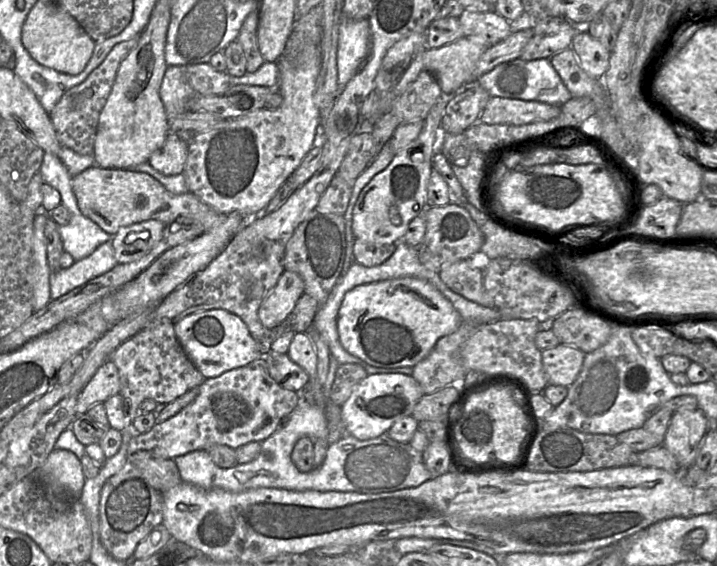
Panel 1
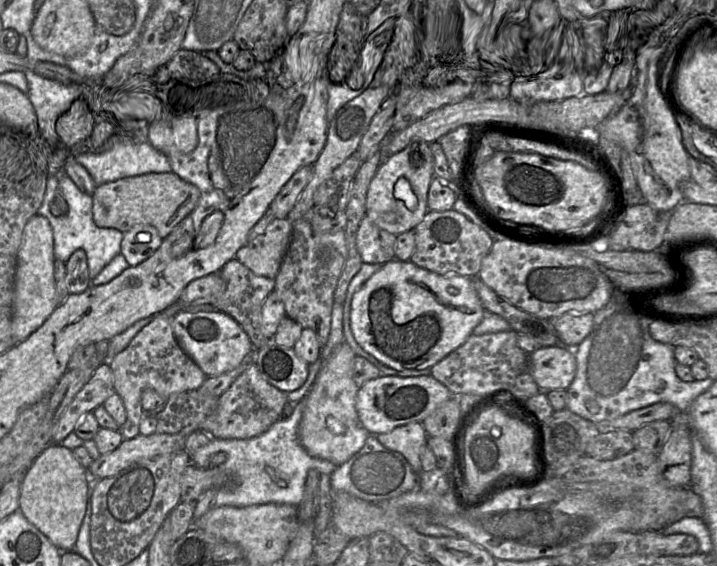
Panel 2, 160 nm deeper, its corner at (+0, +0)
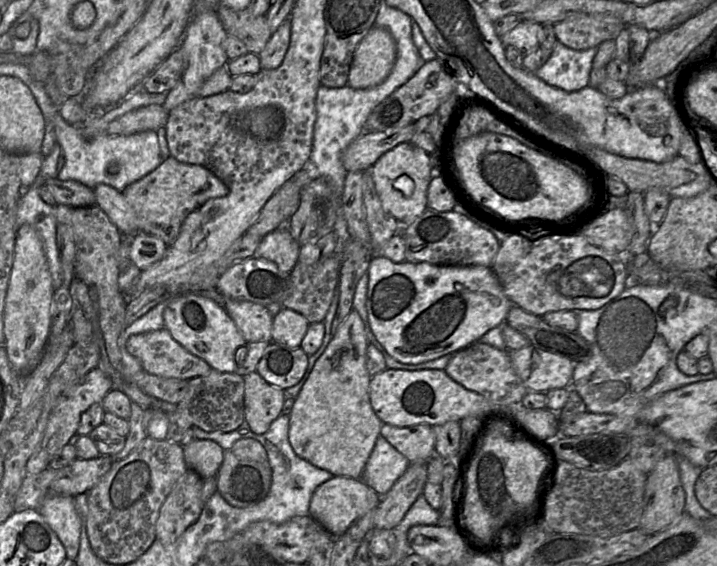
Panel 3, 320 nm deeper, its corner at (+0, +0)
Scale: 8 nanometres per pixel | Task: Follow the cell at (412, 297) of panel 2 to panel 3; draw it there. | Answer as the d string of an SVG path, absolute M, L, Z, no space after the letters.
M375 255L368 269L368 277L366 306L370 329L389 355L403 364L420 364L465 349L505 322L514 305L505 295L491 266L450 266L407 261L394 263Z

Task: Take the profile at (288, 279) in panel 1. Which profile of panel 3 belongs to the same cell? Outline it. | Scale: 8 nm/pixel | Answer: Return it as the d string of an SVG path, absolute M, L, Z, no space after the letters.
M225 298L224 309L247 343L272 342L274 318L266 306Z

